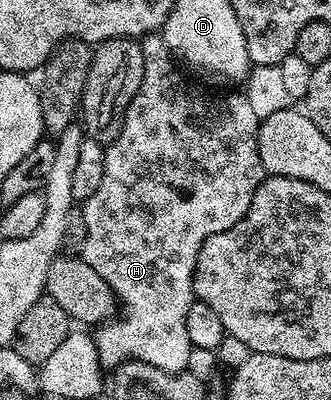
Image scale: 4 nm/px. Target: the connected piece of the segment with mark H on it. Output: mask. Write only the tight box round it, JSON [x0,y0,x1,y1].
[80,33,267,374]

